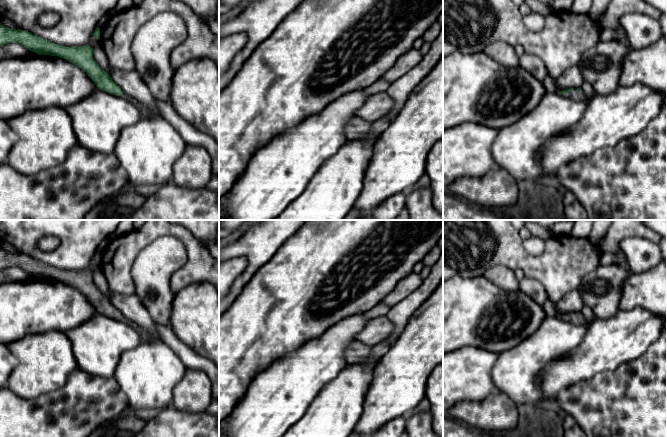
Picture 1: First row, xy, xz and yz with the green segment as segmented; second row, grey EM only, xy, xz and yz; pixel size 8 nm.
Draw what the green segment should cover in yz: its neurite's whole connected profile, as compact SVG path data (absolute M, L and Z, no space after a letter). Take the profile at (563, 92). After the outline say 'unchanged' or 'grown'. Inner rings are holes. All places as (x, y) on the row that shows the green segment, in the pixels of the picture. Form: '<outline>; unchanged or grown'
M581 87L565 89L565 90L560 91L559 93L575 101L583 101L586 98Z; grown

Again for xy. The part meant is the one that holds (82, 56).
M0 23L0 46L8 43L19 43L38 55L51 55L66 59L86 72L97 89L126 98L139 109L142 116L145 116L143 106L136 100L129 98L109 74L99 67L93 57L93 49L91 47L61 46L37 37L26 30L10 29Z; grown

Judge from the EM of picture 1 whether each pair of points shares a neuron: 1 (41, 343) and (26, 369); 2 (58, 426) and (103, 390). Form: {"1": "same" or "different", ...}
{"1": "same", "2": "same"}

